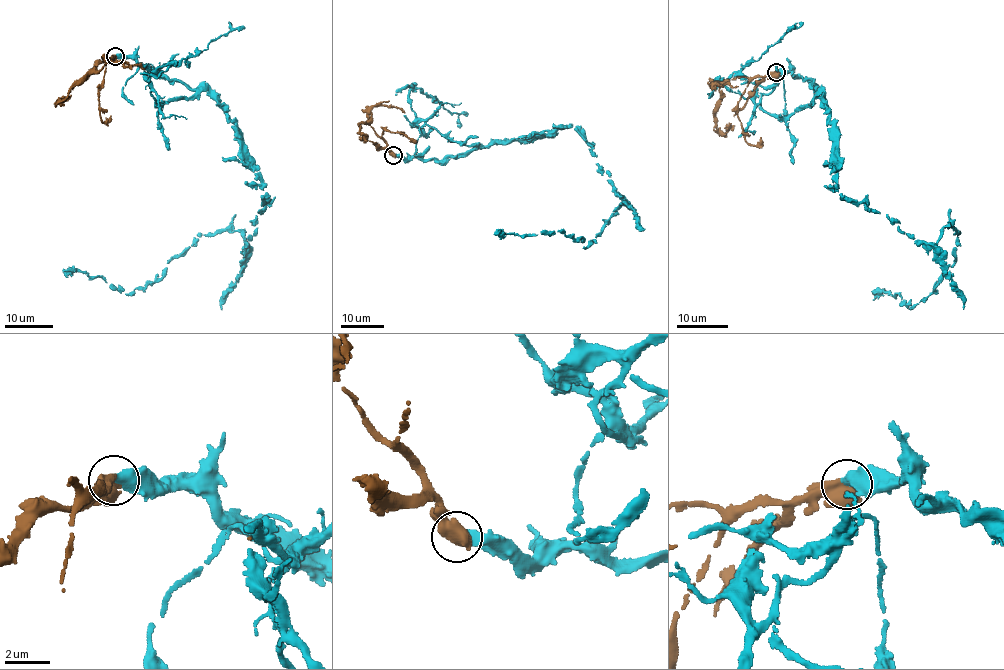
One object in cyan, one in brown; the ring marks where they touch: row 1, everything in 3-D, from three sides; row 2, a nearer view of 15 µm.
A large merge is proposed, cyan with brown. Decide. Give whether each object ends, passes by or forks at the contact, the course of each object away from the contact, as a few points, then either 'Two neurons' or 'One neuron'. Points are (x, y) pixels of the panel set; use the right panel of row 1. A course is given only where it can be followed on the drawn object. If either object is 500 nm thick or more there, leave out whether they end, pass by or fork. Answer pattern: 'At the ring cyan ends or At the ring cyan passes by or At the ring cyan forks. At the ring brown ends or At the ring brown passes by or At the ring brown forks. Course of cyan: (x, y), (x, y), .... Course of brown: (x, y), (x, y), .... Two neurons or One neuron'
Course of cyan: (776, 72), (819, 86), (839, 194), (934, 249), (956, 233), (927, 297), (873, 295). Course of brown: (776, 72), (733, 78), (719, 85), (721, 101), (714, 111), (718, 132), (724, 134), (730, 128), (729, 122). One neuron

